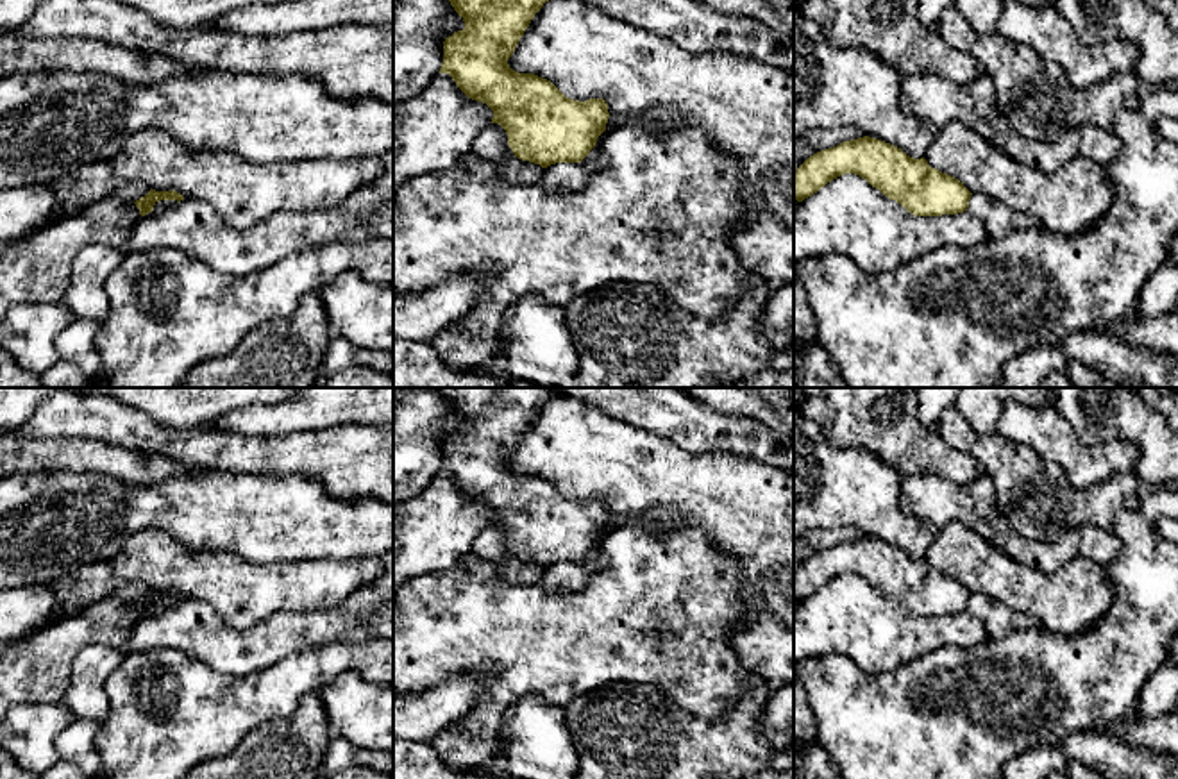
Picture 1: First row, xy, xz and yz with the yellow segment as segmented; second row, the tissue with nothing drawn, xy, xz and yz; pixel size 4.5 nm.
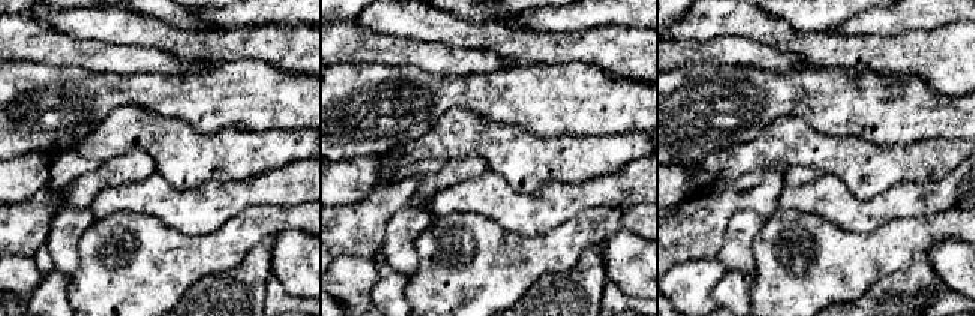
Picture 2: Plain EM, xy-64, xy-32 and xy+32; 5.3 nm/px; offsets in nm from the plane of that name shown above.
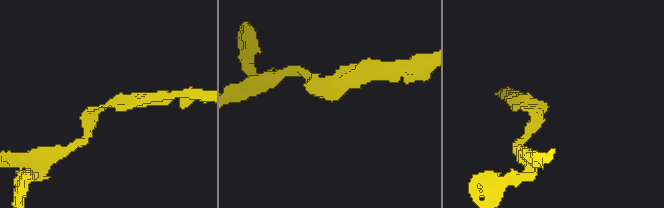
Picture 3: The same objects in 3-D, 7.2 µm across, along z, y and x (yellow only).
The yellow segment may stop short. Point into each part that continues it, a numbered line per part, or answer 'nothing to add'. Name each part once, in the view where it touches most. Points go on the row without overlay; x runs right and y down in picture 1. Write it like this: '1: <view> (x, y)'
nothing to add

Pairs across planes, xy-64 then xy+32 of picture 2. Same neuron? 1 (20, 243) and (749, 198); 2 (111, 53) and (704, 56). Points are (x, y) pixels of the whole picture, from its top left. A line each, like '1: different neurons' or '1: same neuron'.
1: same neuron
2: same neuron

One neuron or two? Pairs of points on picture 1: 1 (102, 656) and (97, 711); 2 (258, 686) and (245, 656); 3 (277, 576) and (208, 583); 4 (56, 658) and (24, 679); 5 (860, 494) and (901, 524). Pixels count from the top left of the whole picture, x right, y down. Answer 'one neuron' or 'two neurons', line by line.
1: one neuron
2: two neurons
3: one neuron
4: one neuron
5: one neuron

